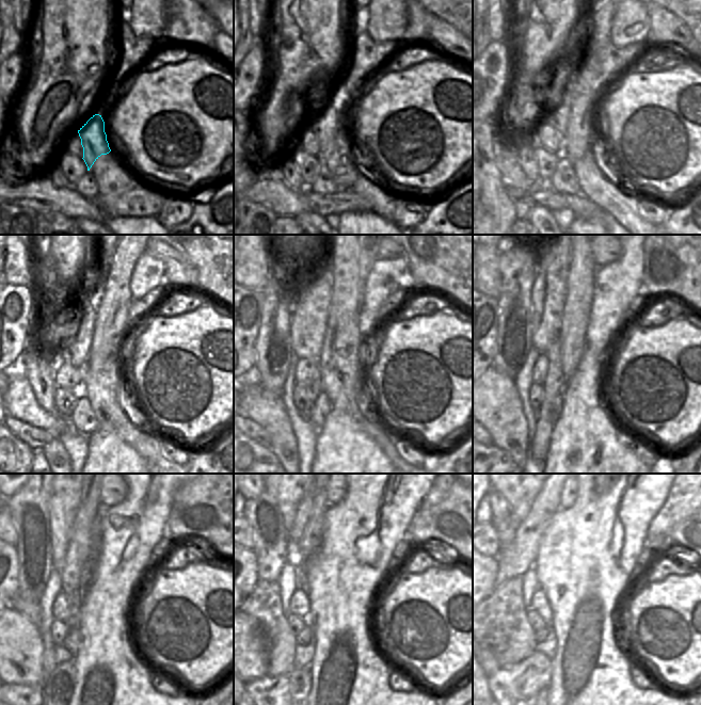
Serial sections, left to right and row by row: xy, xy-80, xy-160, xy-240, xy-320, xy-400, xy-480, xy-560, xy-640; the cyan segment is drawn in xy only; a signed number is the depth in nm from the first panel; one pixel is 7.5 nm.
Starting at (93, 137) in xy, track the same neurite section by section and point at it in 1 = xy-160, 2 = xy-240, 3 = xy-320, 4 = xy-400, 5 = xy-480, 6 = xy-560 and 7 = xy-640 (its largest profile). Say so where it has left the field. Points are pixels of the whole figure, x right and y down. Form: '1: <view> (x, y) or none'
1: xy-160 (557, 118)
2: xy-240 (75, 352)
3: xy-320 (311, 305)
4: xy-400 (553, 262)
5: xy-480 (65, 495)
6: xy-560 (288, 495)
7: xy-640 (520, 495)

